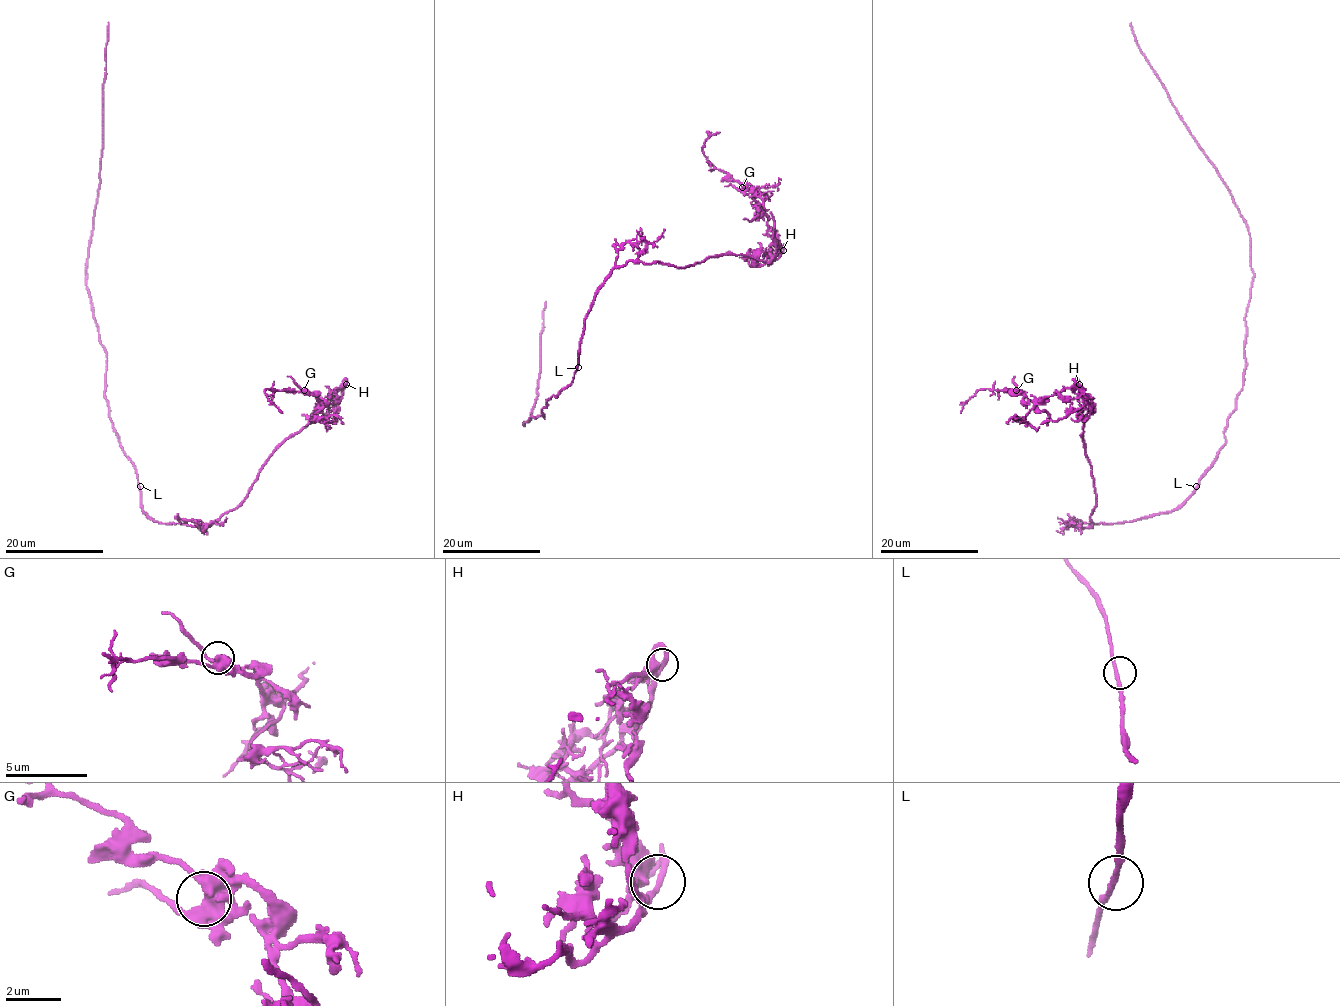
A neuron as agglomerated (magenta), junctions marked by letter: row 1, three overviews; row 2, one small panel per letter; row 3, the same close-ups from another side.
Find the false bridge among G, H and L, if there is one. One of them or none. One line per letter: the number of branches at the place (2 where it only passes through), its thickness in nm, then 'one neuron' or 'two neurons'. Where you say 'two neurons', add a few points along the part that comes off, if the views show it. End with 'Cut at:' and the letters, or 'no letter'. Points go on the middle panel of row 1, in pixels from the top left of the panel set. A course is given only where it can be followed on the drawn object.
G: branches 4; calibre 480 nm; one neuron
H: branches 2; calibre 280 nm; one neuron
L: branches 2; calibre 240 nm; one neuron
Cut at: no letter

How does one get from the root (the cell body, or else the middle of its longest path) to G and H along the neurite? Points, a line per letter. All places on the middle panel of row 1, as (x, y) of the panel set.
G: (576, 369), (585, 317), (614, 268), (629, 261), (684, 268), (723, 255), (778, 257), (767, 217), (742, 187)
H: (576, 369), (585, 317), (597, 288), (614, 268), (629, 261), (684, 268), (723, 255), (769, 262), (783, 250)

